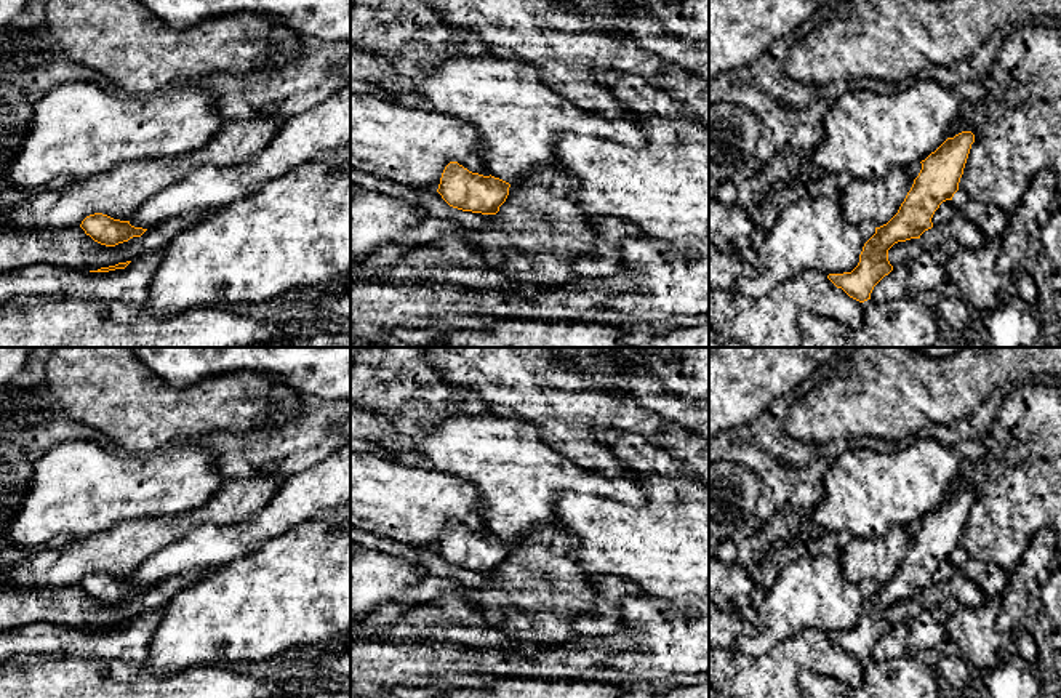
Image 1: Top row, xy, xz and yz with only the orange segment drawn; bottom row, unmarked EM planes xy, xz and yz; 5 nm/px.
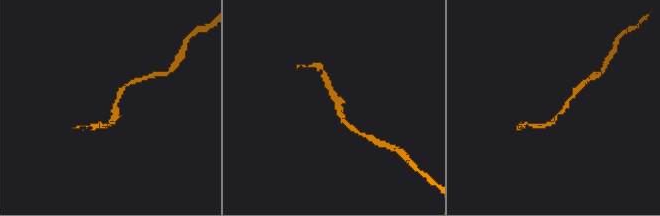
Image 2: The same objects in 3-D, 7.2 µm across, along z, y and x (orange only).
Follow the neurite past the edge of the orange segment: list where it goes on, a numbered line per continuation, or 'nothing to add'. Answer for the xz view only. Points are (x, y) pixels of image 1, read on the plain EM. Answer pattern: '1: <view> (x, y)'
nothing to add

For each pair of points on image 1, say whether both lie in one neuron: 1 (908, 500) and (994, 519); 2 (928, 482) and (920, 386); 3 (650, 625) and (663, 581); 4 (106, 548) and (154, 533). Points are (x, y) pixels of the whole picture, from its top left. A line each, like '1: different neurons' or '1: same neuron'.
1: different neurons
2: different neurons
3: different neurons
4: same neuron

